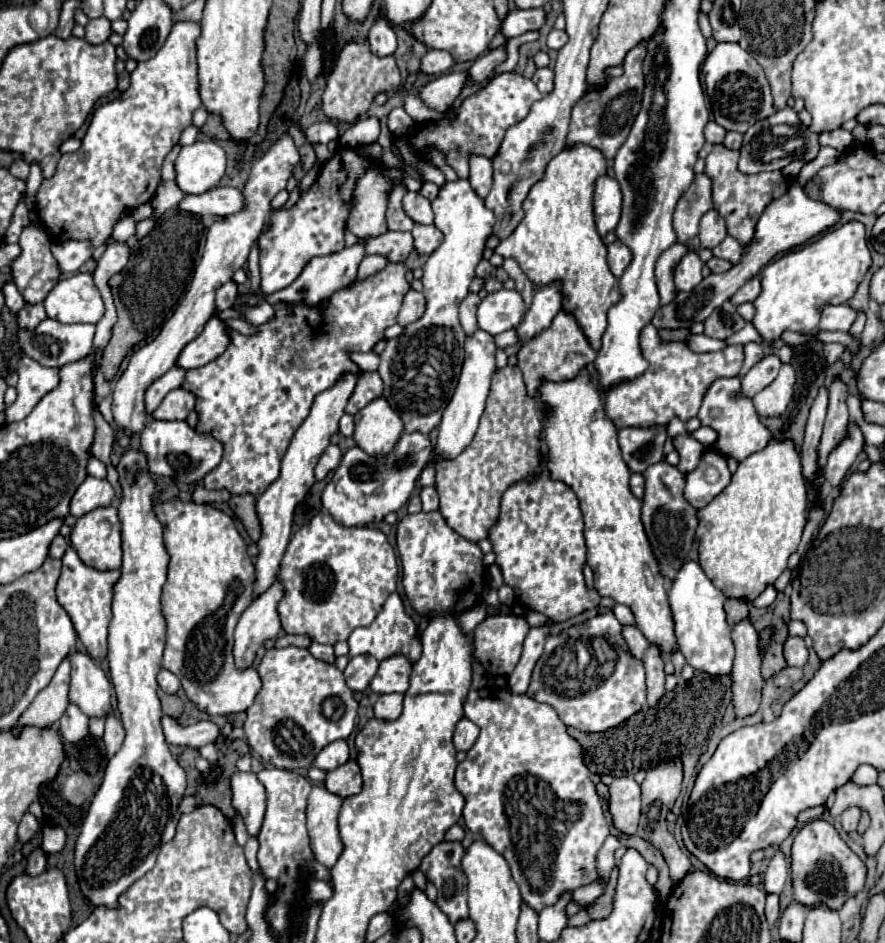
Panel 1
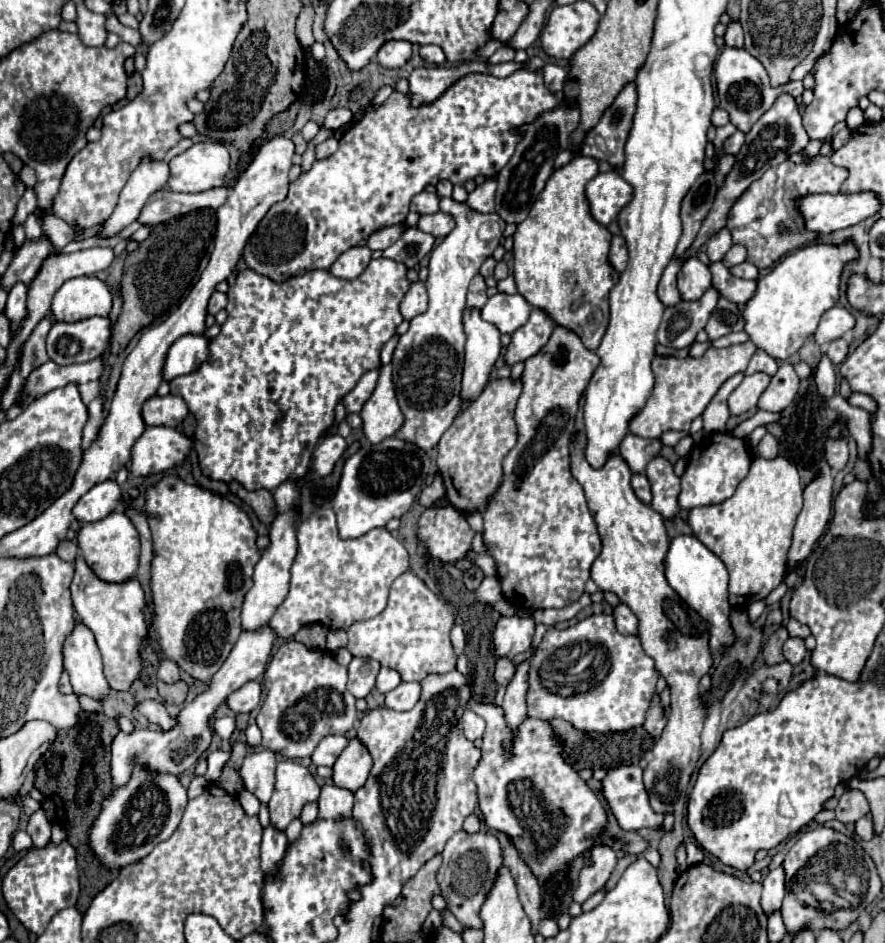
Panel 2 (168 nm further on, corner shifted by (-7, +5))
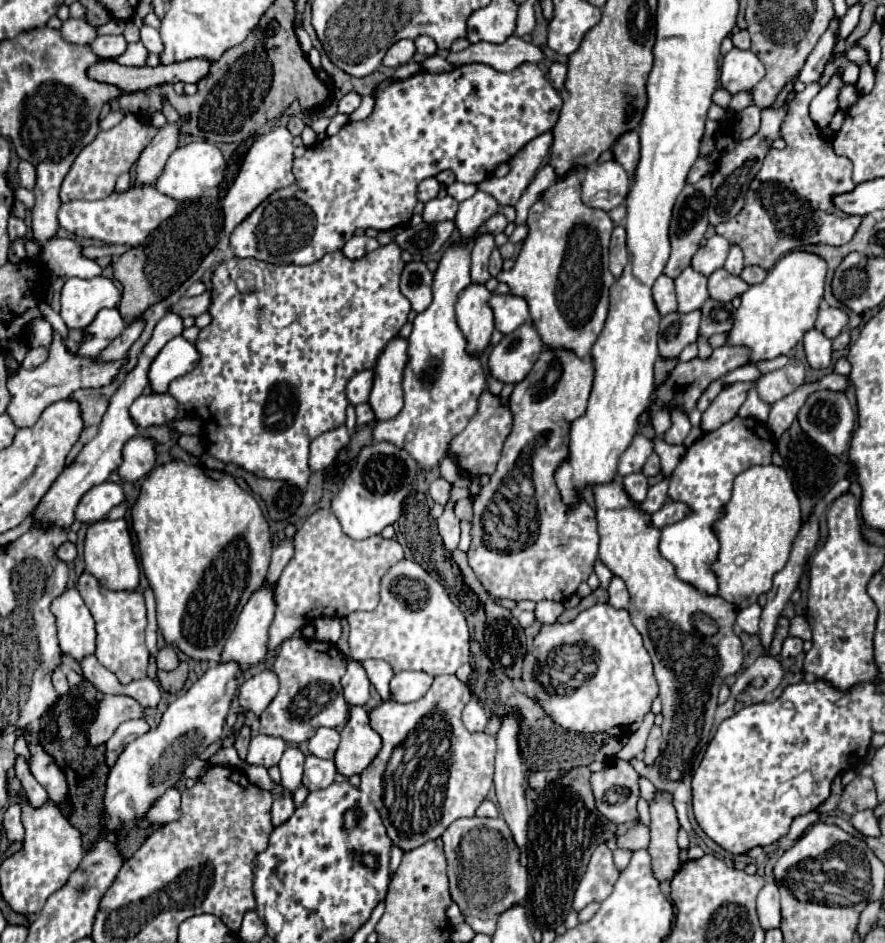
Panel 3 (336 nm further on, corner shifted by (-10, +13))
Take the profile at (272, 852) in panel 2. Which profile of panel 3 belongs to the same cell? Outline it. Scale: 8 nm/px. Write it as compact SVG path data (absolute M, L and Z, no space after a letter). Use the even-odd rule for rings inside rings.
M279 795L275 797L275 803L273 803L273 809L271 809L271 817L273 817L273 825L281 825L285 823L295 811L295 803L293 803L293 797L285 797L285 795Z

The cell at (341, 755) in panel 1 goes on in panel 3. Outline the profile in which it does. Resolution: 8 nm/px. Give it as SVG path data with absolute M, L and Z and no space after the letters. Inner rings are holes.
M321 727L317 733L309 739L309 753L321 759L333 759L335 751L339 747L339 731L337 729L327 729Z

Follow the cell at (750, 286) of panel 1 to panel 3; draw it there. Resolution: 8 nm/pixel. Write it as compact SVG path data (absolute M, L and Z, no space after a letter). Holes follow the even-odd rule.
M717 269L713 275L709 275L709 297L715 301L729 303L735 297L741 297L747 289L749 285L741 277L735 277L725 269Z

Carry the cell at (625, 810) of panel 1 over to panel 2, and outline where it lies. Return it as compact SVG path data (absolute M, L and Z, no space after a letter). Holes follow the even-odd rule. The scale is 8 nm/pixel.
M638 765L610 769L602 779L602 793L624 831L660 827L662 815L654 813L648 803L648 793L642 783L642 769Z

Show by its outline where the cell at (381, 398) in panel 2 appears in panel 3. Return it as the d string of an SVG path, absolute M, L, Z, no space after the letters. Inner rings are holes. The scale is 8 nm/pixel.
M393 337L381 351L373 369L375 381L369 397L369 405L379 421L393 419L403 409L403 371L409 361L407 339Z

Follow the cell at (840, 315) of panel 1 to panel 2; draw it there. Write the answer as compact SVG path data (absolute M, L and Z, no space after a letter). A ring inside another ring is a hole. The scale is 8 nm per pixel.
M836 305L836 307L828 309L828 311L822 315L820 325L818 325L816 333L814 333L814 339L816 339L816 343L820 343L820 345L830 343L830 341L842 337L848 329L854 329L854 323L856 323L854 315L852 315L848 309L844 309L842 305Z

